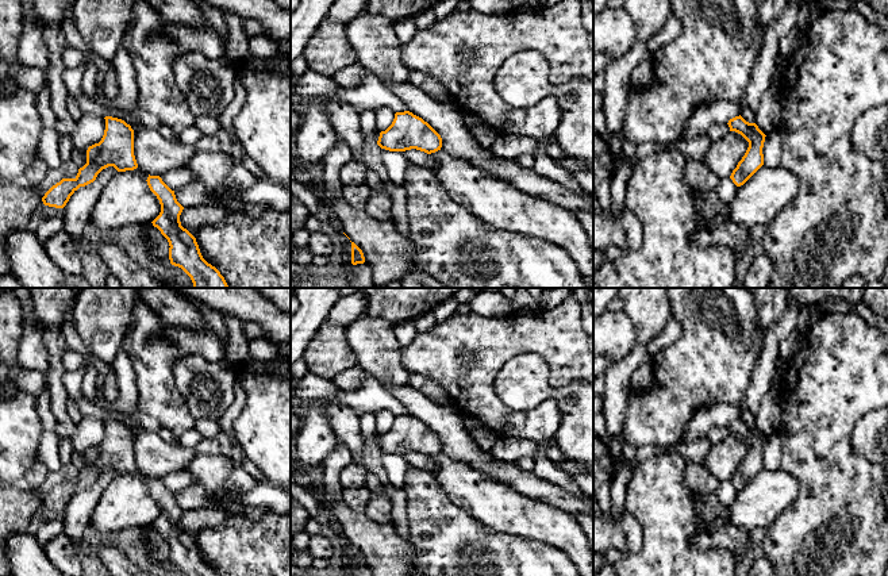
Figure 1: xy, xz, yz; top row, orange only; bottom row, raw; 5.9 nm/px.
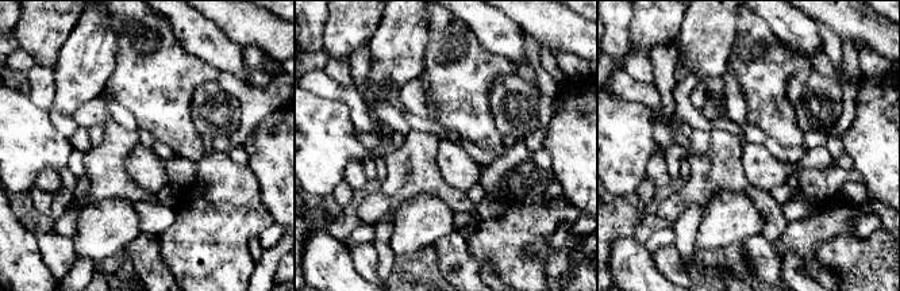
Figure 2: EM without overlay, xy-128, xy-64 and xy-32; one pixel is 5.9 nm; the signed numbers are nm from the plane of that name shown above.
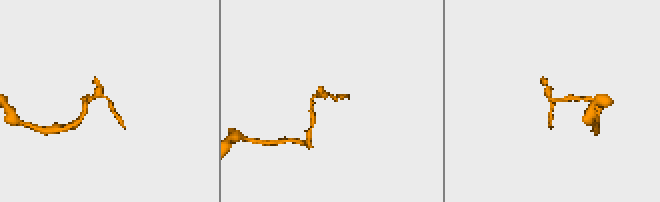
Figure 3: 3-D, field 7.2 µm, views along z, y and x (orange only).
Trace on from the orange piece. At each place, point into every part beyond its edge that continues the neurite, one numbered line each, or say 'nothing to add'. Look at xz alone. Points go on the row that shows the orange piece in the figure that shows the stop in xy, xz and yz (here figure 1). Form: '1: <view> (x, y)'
nothing to add

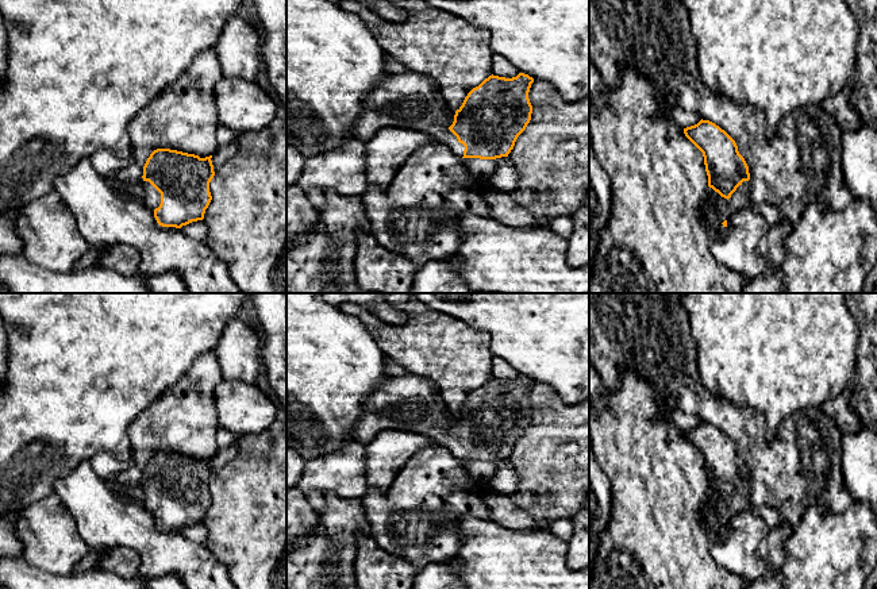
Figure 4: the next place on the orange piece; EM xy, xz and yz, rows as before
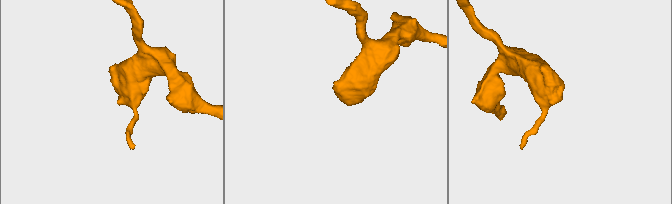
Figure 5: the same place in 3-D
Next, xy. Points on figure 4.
1: xy (150, 196)

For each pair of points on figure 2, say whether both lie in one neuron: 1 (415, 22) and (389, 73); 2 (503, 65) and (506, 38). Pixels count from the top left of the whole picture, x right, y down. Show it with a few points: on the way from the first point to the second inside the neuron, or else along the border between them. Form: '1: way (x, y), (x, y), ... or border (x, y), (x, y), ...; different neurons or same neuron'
1: way (403, 34), (395, 61); same neuron
2: border (477, 41), (487, 50), (507, 57), (514, 64); different neurons

